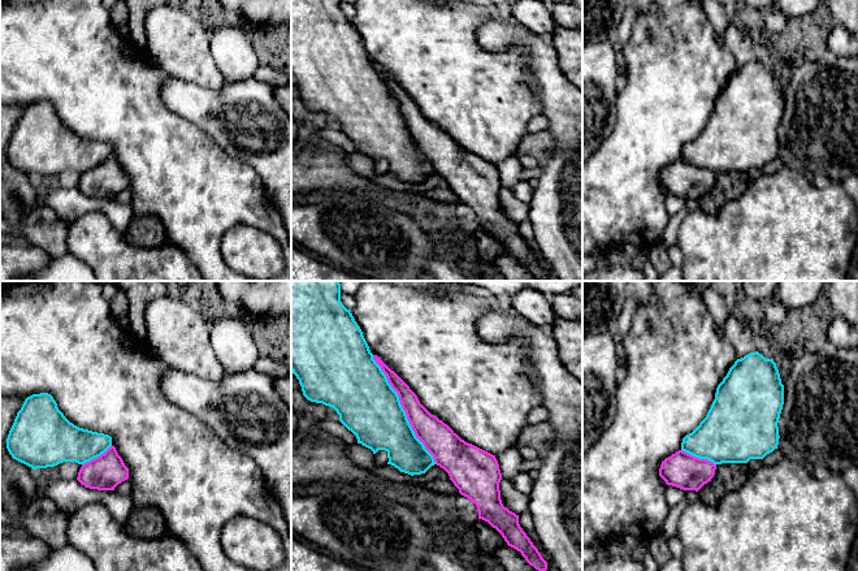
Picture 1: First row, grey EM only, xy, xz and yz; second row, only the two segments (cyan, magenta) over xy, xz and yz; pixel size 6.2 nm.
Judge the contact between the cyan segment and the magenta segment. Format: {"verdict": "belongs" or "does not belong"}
{"verdict": "belongs"}

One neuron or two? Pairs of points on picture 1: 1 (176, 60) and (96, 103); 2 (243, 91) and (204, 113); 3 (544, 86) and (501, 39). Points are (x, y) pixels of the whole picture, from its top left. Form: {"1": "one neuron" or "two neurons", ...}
{"1": "two neurons", "2": "one neuron", "3": "one neuron"}

